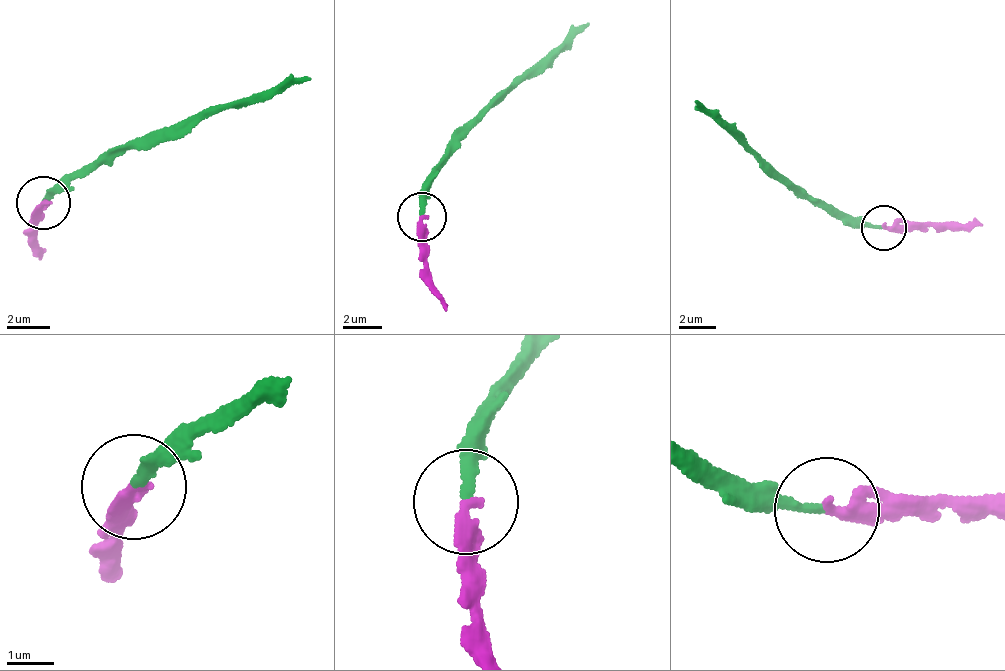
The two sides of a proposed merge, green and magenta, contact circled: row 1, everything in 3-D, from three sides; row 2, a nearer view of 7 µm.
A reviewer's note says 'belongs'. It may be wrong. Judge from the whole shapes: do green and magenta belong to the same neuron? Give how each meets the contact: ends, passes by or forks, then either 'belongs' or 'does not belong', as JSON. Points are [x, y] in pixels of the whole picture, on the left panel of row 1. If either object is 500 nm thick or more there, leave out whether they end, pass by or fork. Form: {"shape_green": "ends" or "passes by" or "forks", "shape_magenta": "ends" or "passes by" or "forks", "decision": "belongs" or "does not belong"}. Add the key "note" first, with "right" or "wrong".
{"note": "right", "shape_green": "ends", "shape_magenta": "ends", "decision": "belongs"}

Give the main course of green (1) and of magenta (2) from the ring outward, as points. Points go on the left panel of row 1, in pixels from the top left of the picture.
1: (42, 203), (53, 184), (110, 151), (310, 76)
2: (42, 203), (27, 246), (41, 256)

